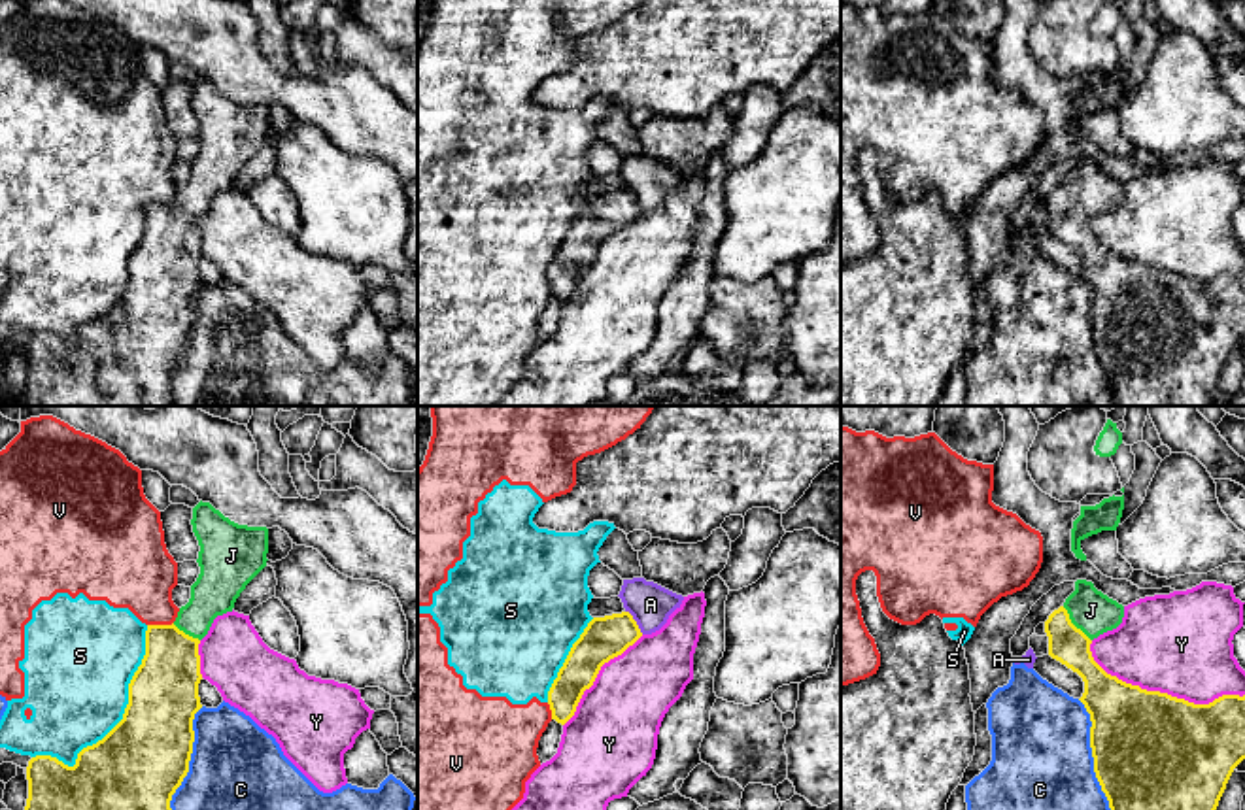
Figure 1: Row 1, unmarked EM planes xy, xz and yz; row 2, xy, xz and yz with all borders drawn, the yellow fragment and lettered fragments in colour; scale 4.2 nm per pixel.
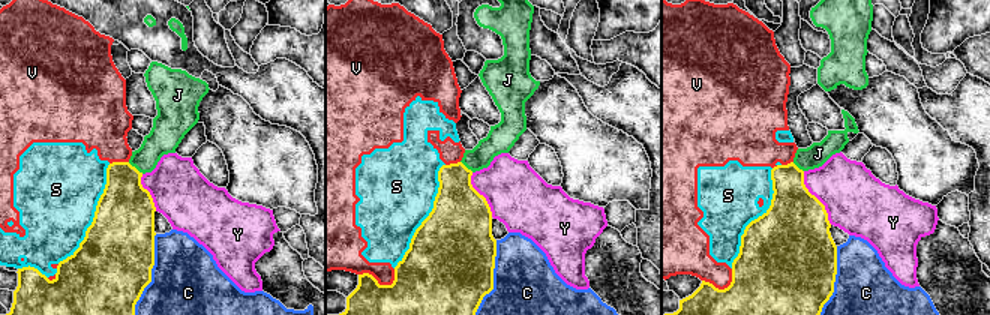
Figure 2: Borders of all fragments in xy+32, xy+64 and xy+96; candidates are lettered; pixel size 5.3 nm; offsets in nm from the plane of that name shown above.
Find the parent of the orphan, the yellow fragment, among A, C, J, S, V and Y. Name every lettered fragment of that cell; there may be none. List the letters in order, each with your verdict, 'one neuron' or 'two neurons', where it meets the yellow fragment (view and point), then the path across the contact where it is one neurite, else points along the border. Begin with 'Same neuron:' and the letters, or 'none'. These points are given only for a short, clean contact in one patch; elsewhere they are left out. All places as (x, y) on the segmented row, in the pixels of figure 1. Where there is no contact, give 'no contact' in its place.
Same neuron: J
A: two neurons; contact xz (635, 622); border xz (626, 610), (643, 633)
C: two neurons; contact yz (1092, 754)
J: one neuron; contact yz (1072, 624); way yz (1068, 644), (1072, 624), (1091, 610)
S: two neurons; contact xy (121, 720)
V: two neurons; contact xy (159, 625)
Y: two neurons; contact yz (1162, 693)

